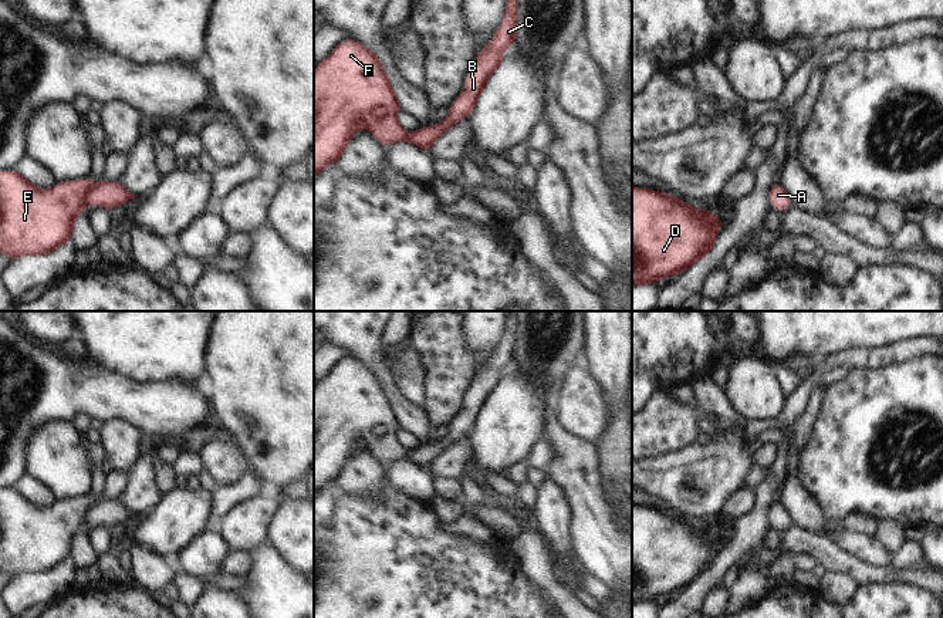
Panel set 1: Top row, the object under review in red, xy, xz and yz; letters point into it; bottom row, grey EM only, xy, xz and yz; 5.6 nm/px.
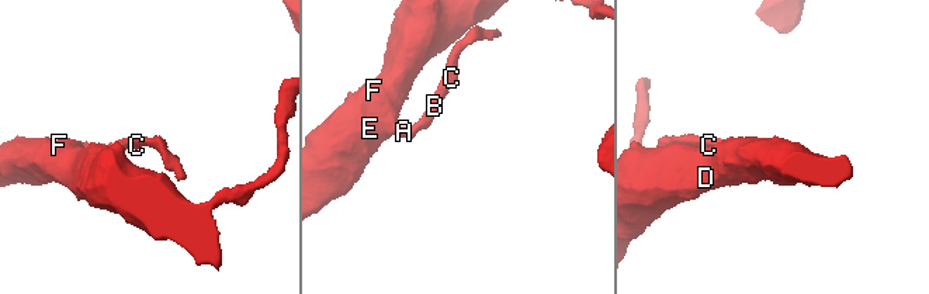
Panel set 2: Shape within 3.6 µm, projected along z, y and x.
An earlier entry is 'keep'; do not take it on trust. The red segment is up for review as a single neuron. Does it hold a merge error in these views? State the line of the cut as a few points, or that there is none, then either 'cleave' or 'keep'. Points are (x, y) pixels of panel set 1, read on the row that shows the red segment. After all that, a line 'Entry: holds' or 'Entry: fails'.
cut xy (94, 185), (87, 201); cleave
Entry: fails

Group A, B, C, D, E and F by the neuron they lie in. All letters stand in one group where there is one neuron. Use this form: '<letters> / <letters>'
A B C / D E F

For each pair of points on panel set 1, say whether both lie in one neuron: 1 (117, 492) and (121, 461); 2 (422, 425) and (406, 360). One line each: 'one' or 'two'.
1: two
2: two

